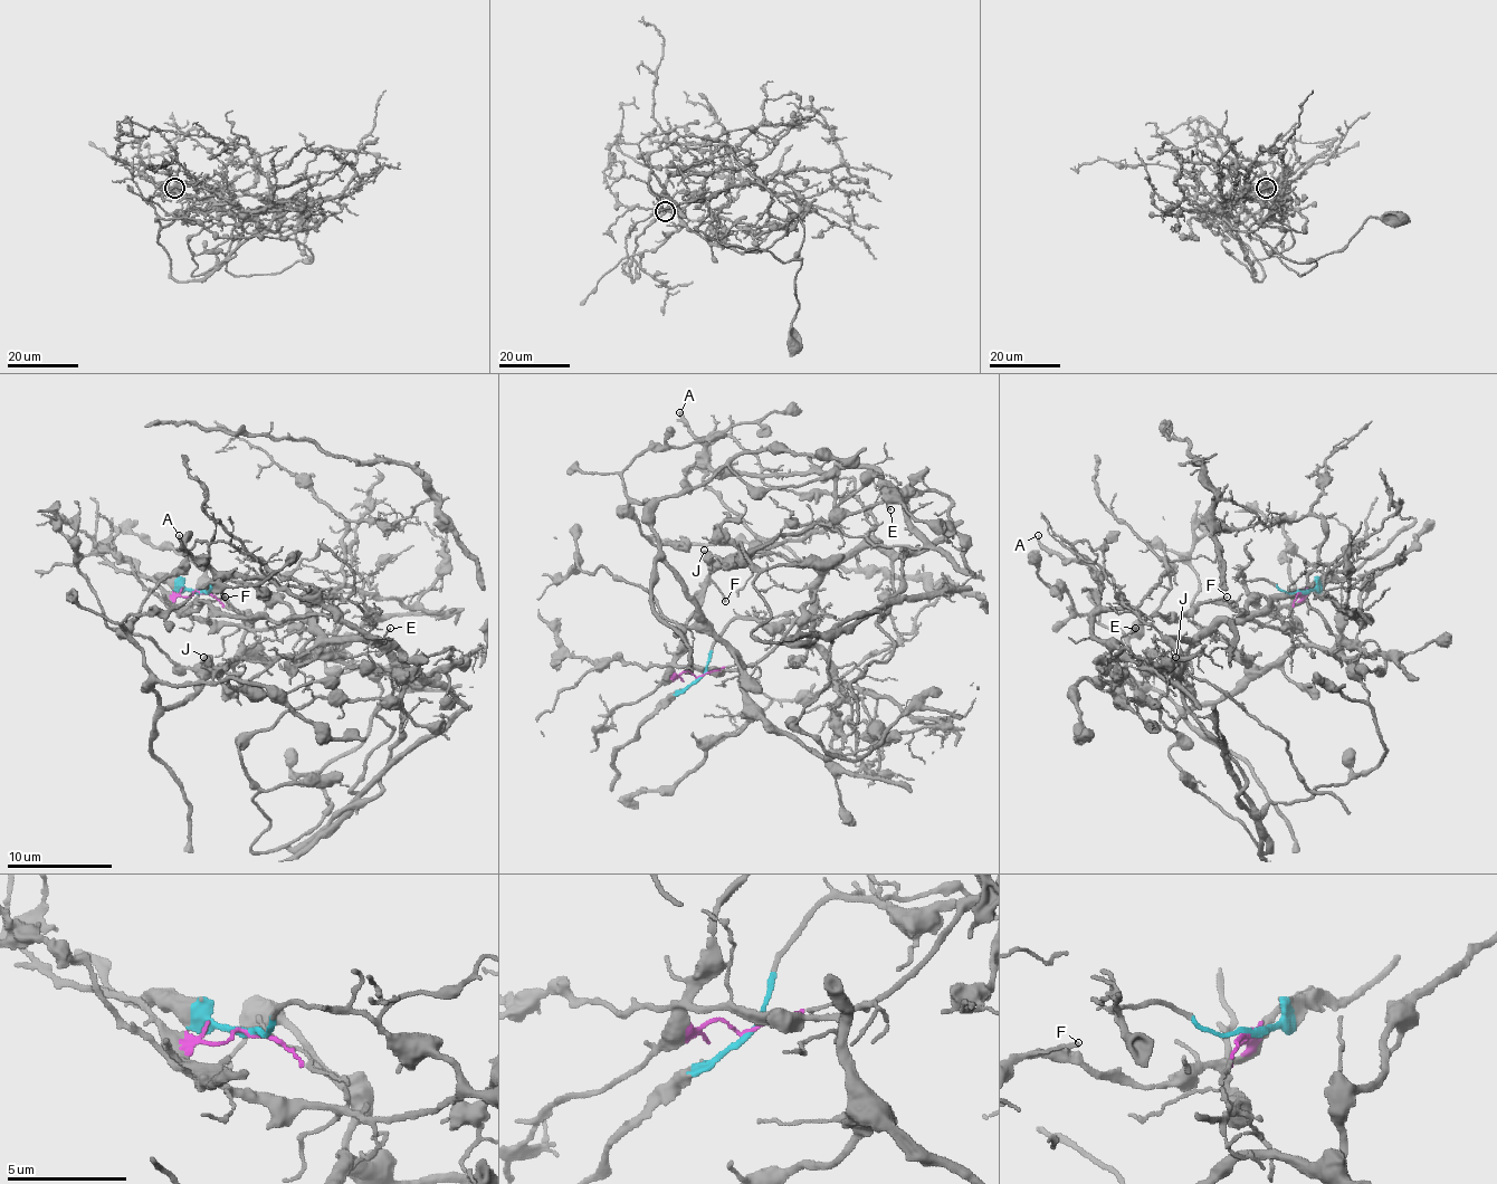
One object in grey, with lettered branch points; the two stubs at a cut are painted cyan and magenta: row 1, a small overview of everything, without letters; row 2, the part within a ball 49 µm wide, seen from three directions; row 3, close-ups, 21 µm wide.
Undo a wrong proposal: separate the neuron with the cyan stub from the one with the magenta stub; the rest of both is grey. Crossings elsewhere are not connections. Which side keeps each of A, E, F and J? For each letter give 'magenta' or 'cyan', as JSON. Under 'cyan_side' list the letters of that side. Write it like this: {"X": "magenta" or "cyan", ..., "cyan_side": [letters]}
{"A": "magenta", "E": "magenta", "F": "magenta", "J": "cyan", "cyan_side": ["J"]}

